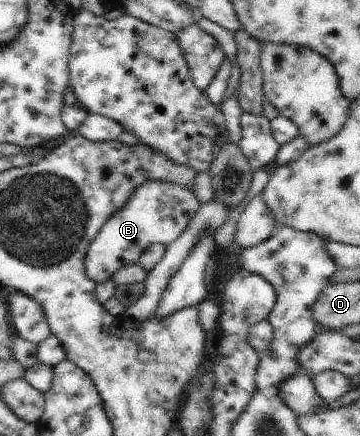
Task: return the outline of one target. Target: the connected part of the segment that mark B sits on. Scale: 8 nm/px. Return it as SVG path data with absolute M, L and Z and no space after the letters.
M161 180L145 182L131 194L129 202L121 210L108 217L103 228L91 241L85 254L87 278L96 283L105 282L123 266L137 263L139 256L151 244L160 242L167 247L185 232L185 228L201 206L190 187L167 184Z

